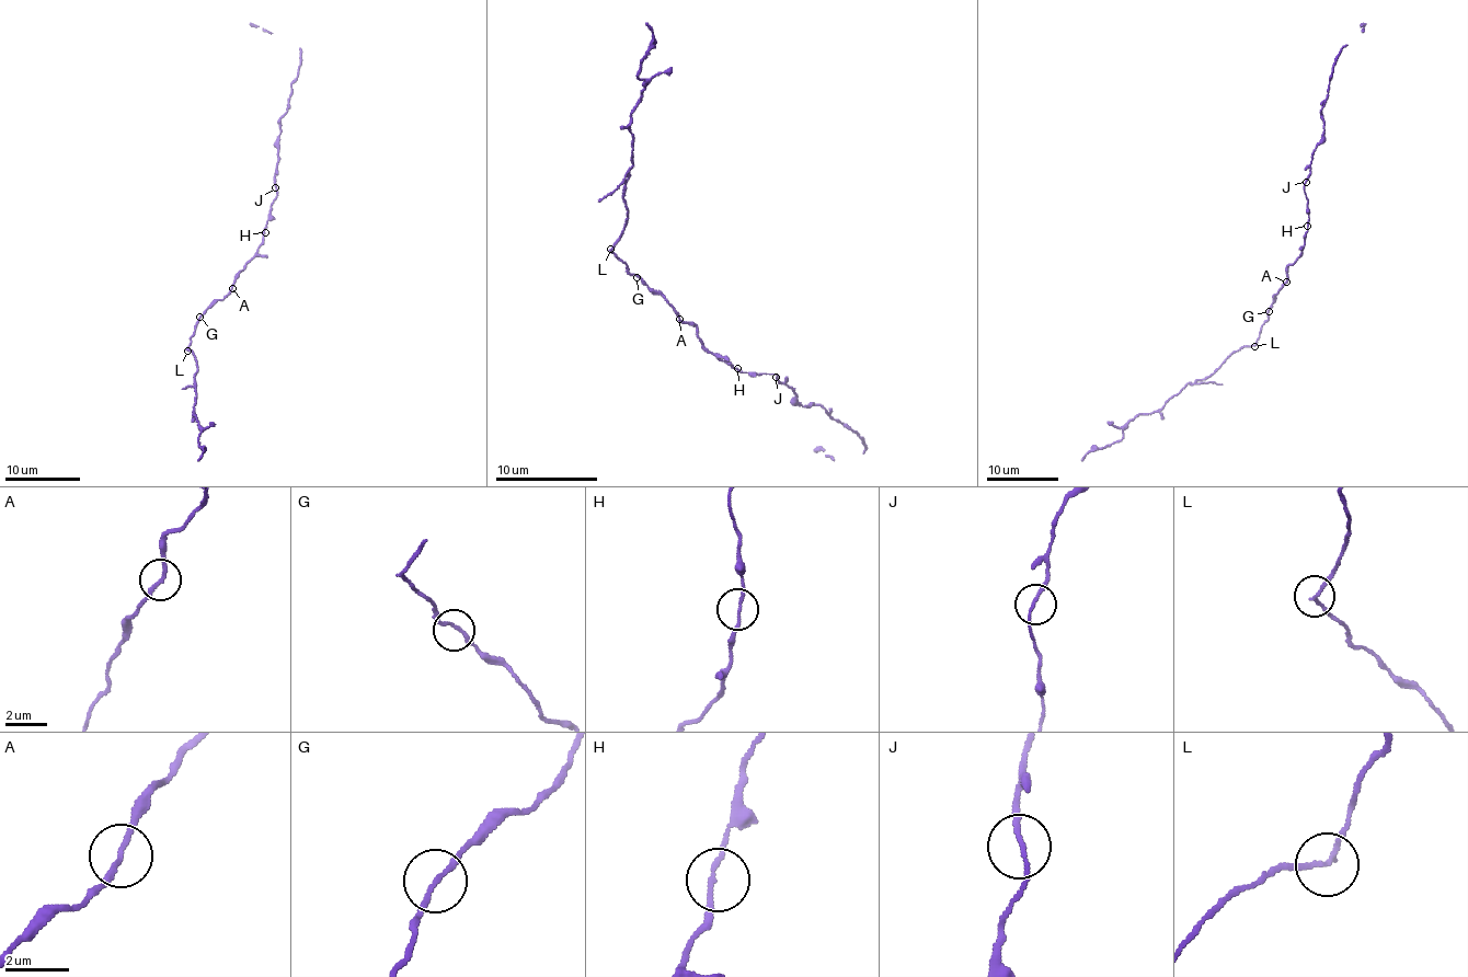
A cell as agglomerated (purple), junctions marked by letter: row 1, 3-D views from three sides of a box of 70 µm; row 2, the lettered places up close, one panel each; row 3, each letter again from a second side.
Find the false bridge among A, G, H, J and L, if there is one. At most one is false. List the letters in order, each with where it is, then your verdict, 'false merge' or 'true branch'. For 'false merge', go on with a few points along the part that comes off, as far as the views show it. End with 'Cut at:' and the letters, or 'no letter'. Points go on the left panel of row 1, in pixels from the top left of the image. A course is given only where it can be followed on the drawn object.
A: at (232, 288); true branch
G: at (199, 317); true branch
H: at (265, 232); true branch
J: at (275, 187); true branch
L: at (187, 351); true branch
Cut at: no letter

